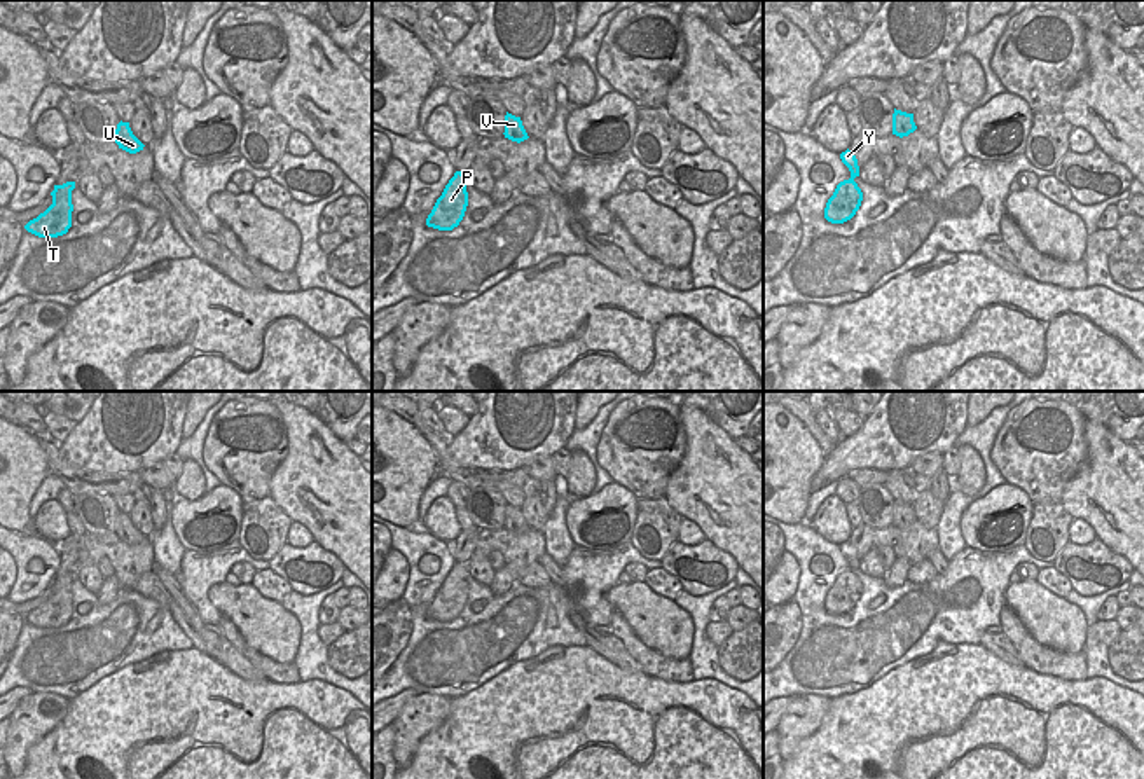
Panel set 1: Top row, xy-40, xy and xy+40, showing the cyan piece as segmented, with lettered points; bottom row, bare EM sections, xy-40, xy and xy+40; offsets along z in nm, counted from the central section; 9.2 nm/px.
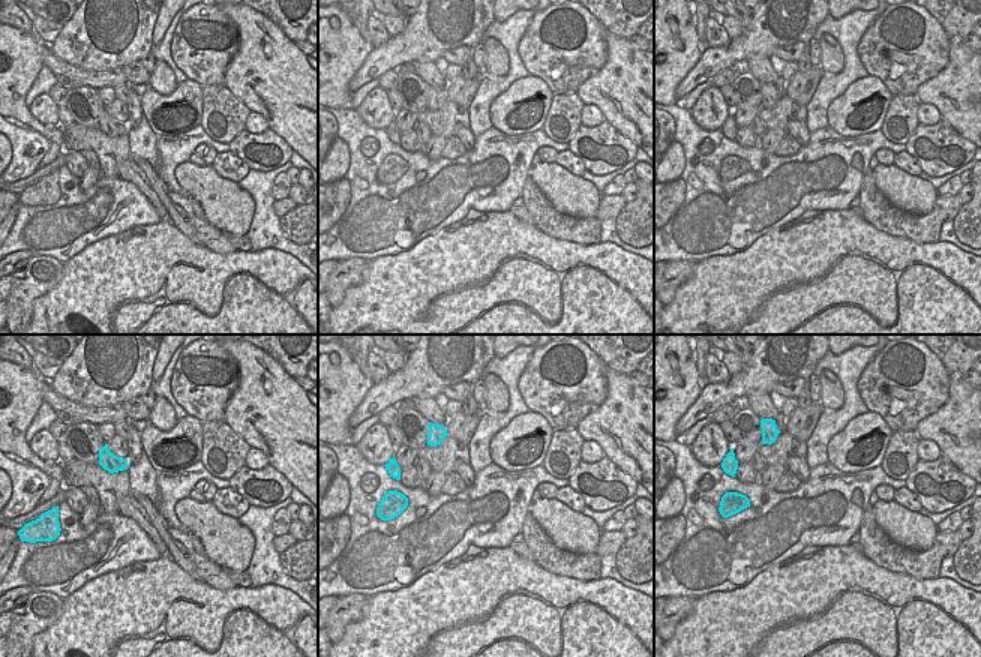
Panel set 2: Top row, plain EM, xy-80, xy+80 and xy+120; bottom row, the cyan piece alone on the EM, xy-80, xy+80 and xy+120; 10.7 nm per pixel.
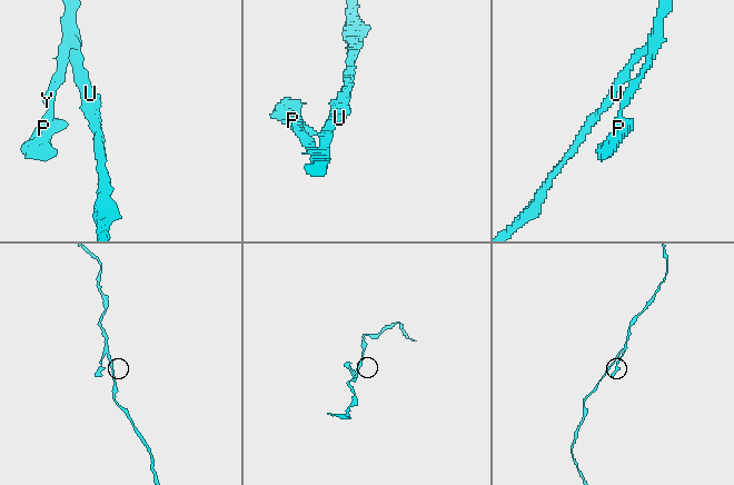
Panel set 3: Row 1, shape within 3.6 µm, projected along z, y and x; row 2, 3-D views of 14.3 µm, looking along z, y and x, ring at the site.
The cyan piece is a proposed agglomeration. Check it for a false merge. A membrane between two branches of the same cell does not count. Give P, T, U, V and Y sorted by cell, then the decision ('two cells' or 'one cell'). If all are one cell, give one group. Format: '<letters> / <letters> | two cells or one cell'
P T U V Y | one cell

